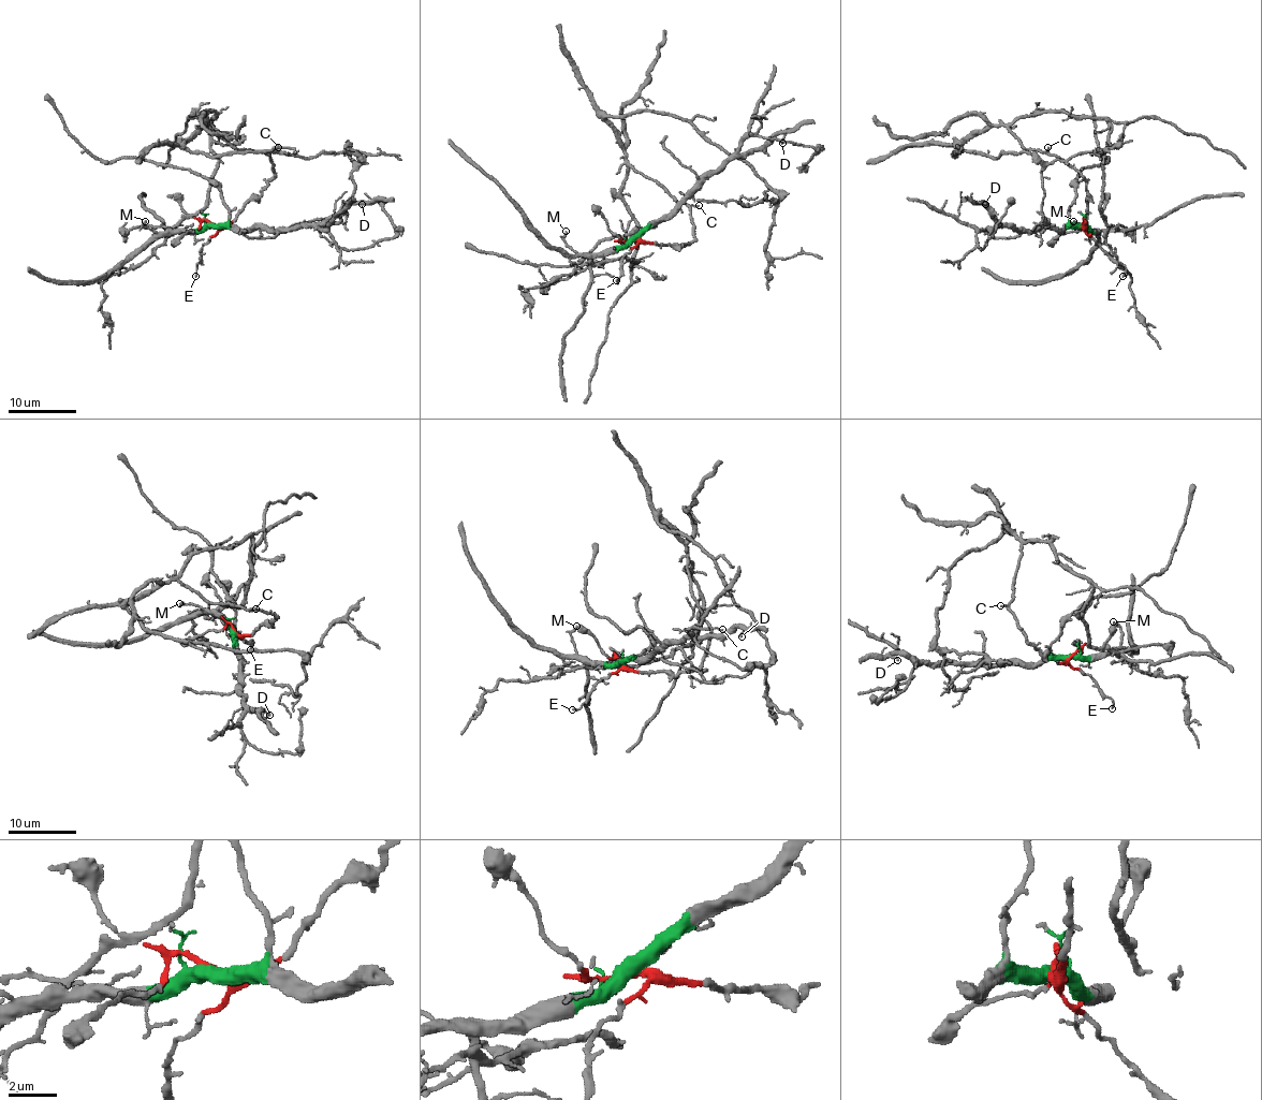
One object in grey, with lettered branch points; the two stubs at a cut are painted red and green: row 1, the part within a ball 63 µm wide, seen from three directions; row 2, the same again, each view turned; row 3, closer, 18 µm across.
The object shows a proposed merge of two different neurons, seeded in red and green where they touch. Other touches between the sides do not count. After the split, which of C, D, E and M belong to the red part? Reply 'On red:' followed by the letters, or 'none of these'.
On red: C, E

